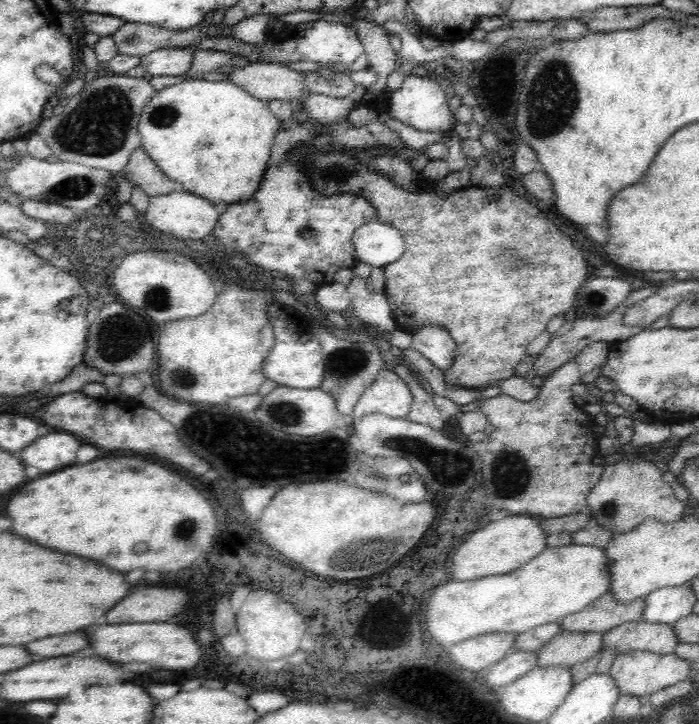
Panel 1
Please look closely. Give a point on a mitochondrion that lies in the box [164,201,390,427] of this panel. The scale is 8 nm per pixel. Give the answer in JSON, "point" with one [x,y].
{"point":[347,362]}

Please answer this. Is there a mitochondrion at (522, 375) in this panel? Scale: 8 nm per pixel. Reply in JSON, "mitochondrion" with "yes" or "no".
{"mitochondrion":"no"}

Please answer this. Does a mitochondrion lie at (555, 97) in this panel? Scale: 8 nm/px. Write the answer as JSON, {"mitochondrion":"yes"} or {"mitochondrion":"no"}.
{"mitochondrion":"yes"}

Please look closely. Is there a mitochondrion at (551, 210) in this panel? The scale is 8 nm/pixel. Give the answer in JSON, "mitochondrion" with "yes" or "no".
{"mitochondrion":"no"}

